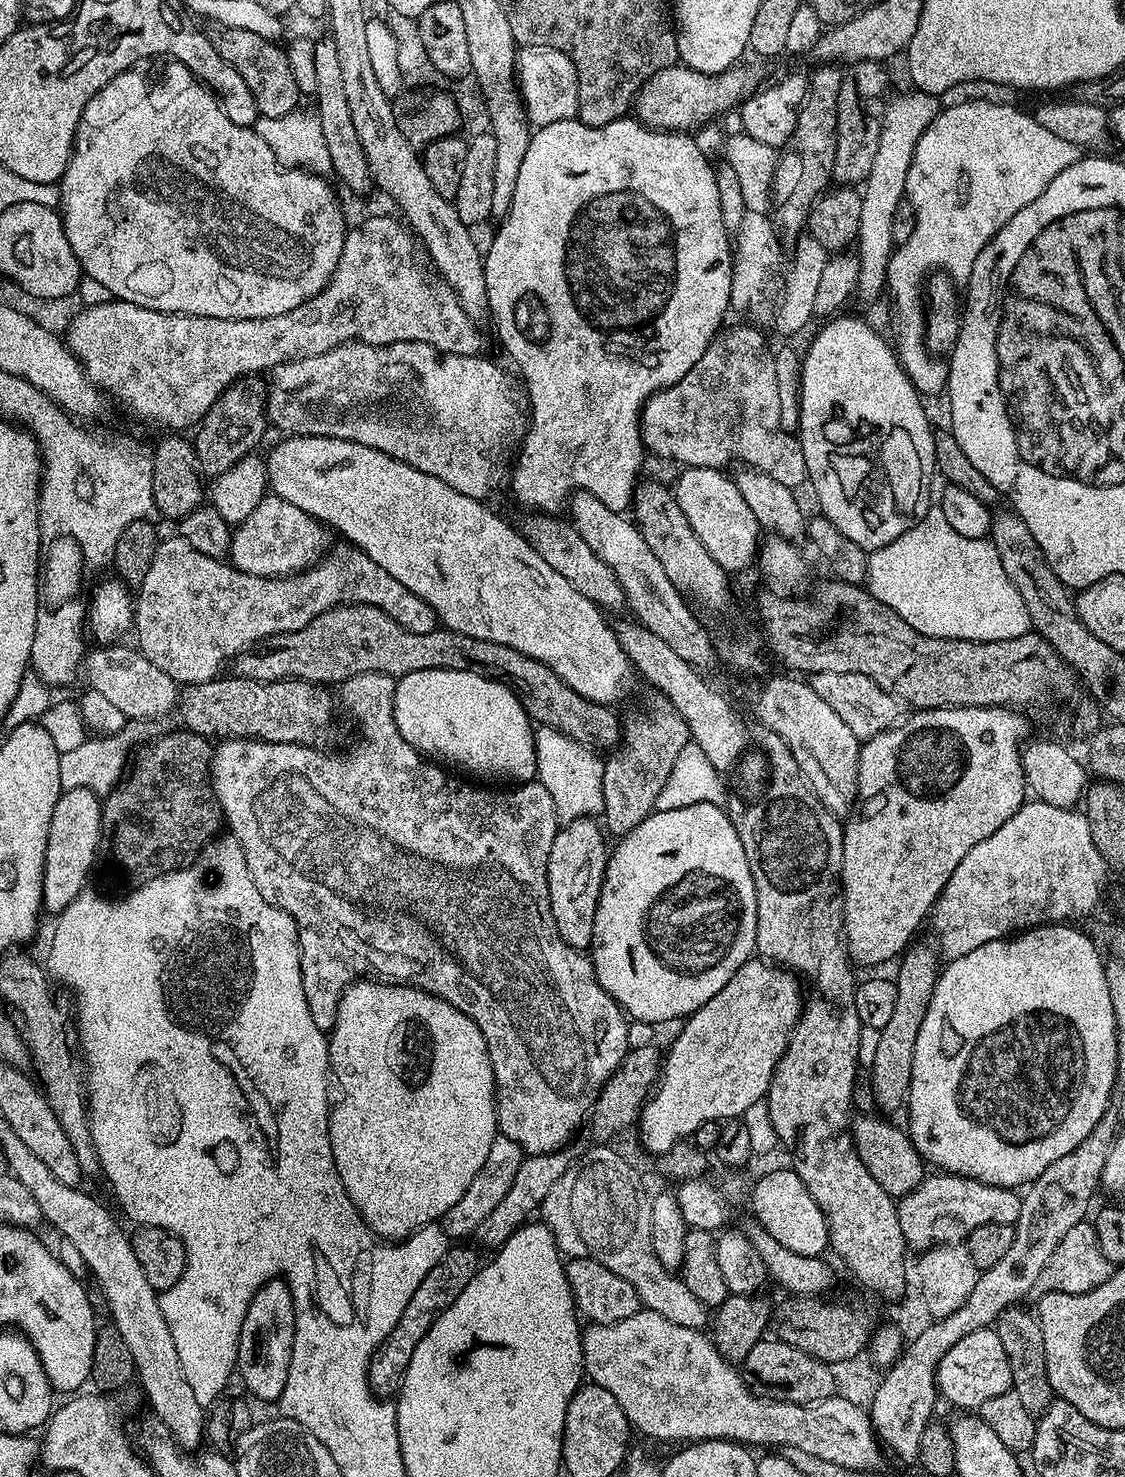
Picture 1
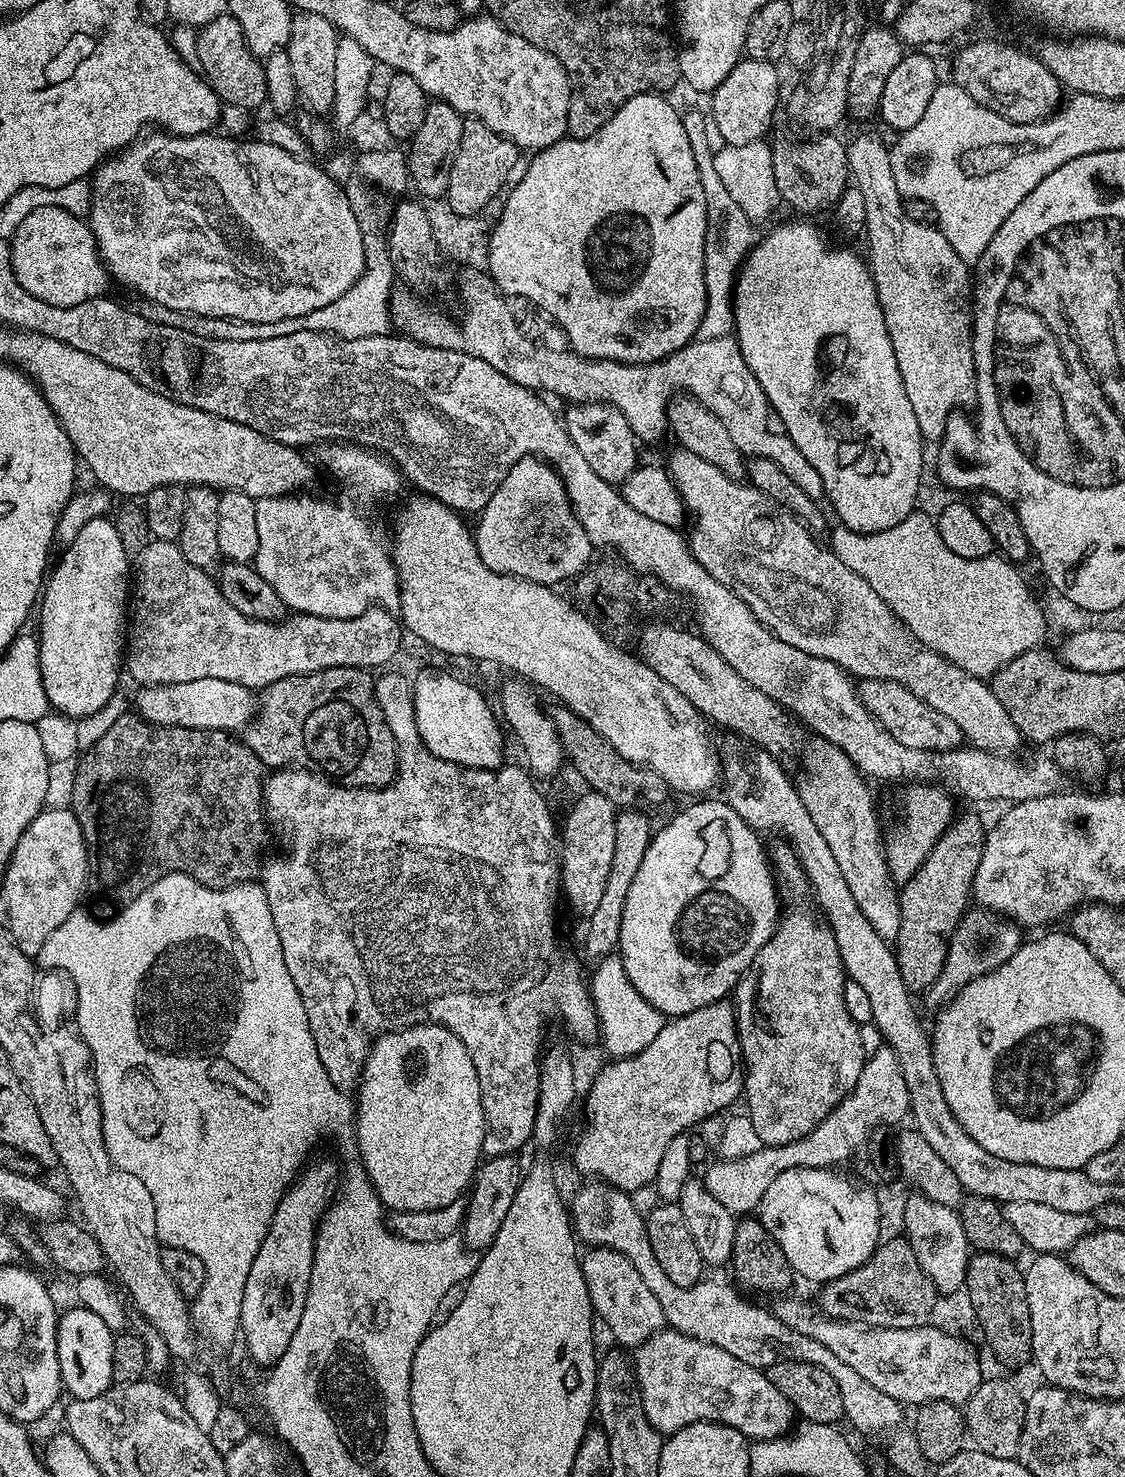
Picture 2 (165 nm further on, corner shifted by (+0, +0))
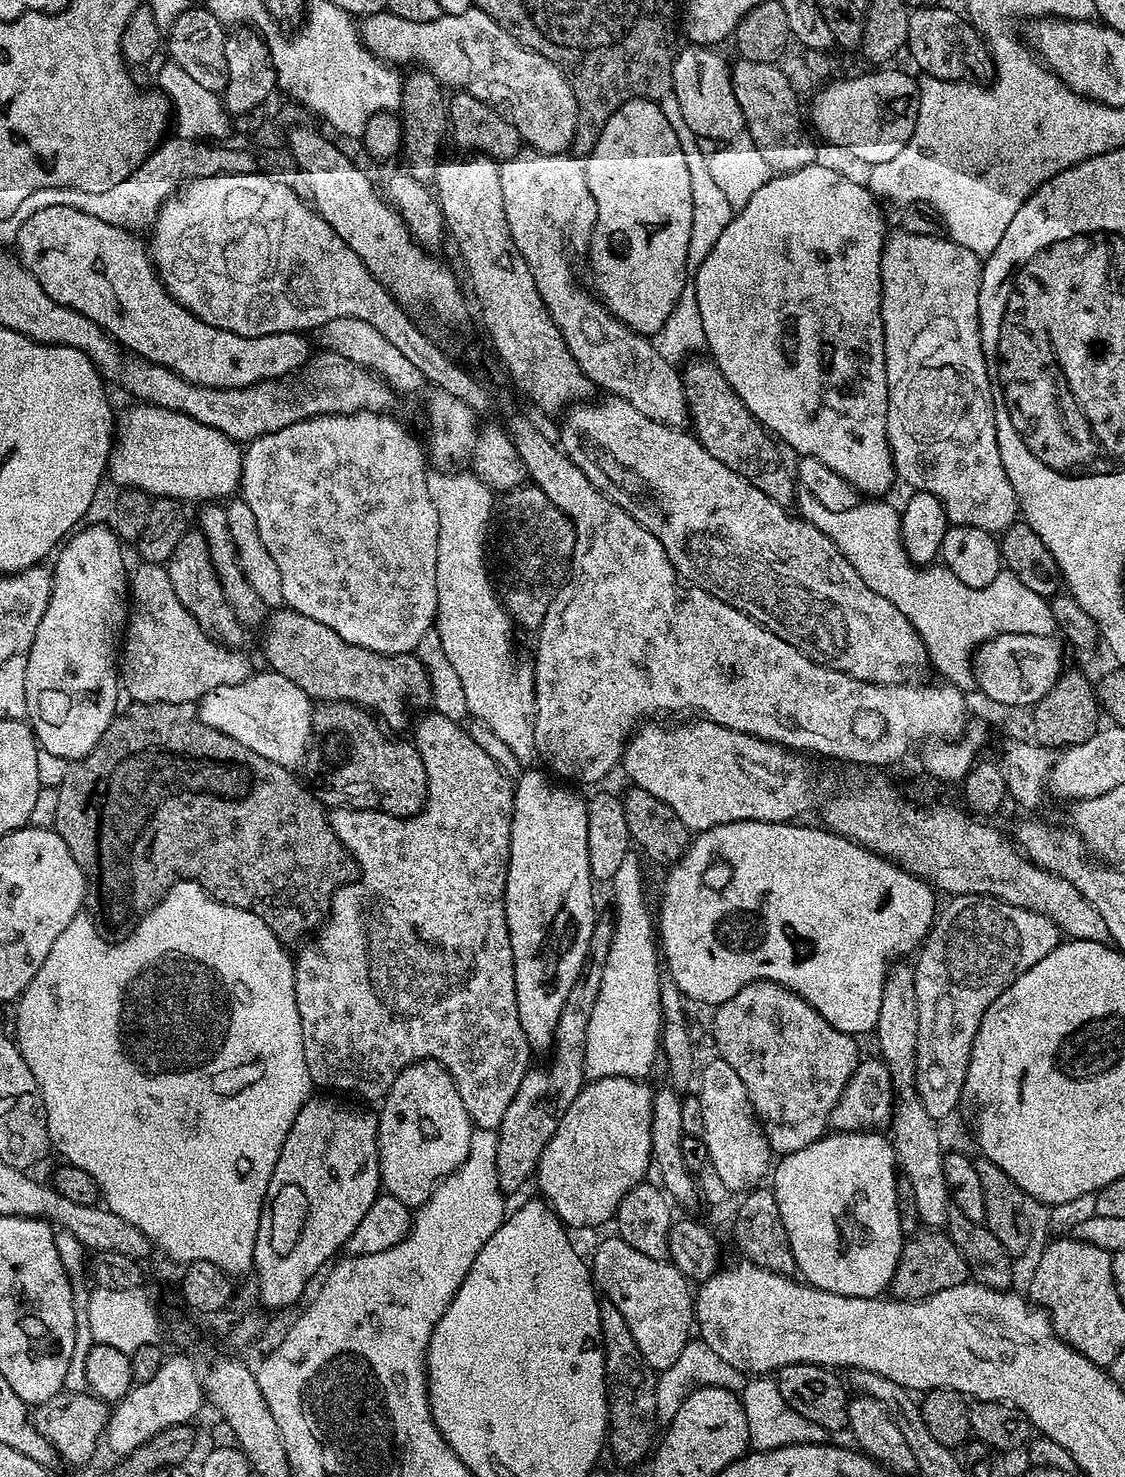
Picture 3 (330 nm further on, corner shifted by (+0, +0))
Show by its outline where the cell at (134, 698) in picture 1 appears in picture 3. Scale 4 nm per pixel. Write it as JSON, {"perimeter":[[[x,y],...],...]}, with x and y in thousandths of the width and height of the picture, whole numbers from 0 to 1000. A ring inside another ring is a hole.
{"perimeter":[[[241,454],[234,454],[228,454],[221,458],[216,463],[194,464],[189,469],[178,472],[176,475],[178,487],[183,489],[183,492],[208,500],[208,502],[215,502],[219,508],[226,508],[226,510],[233,510],[233,513],[240,513],[240,516],[247,516],[251,519],[260,521],[262,521],[263,517],[264,519],[273,513],[278,503],[279,477],[264,463],[258,462],[258,459]]]}

